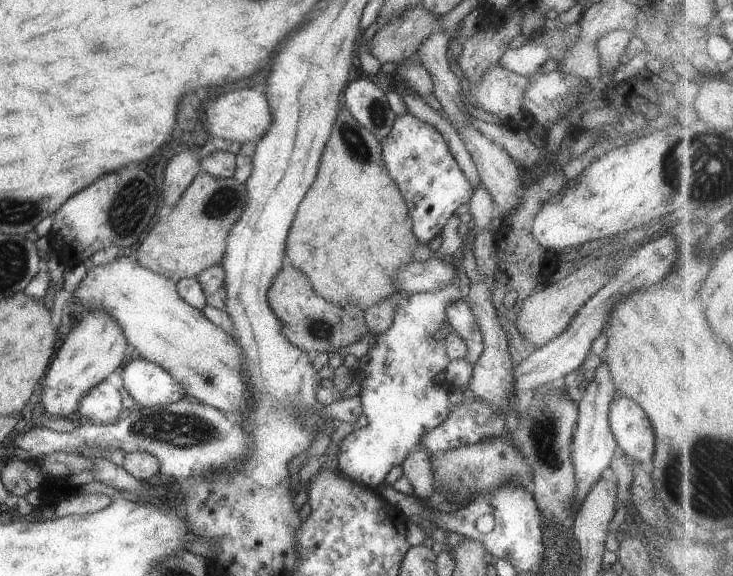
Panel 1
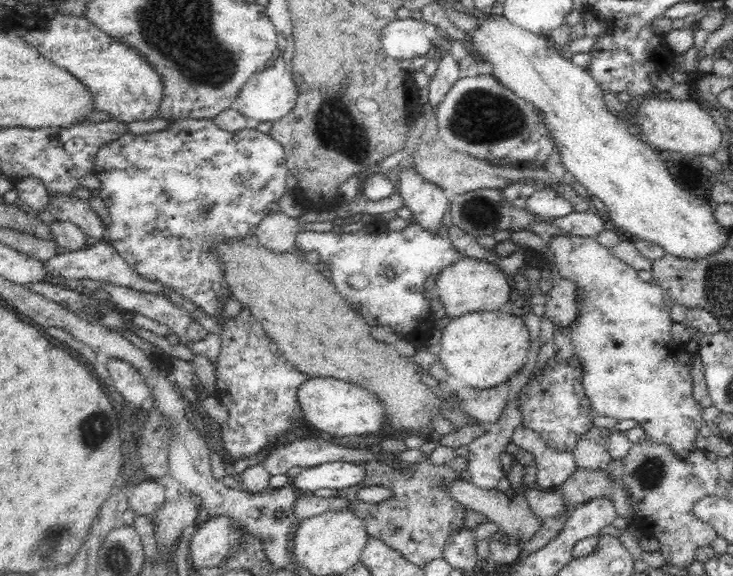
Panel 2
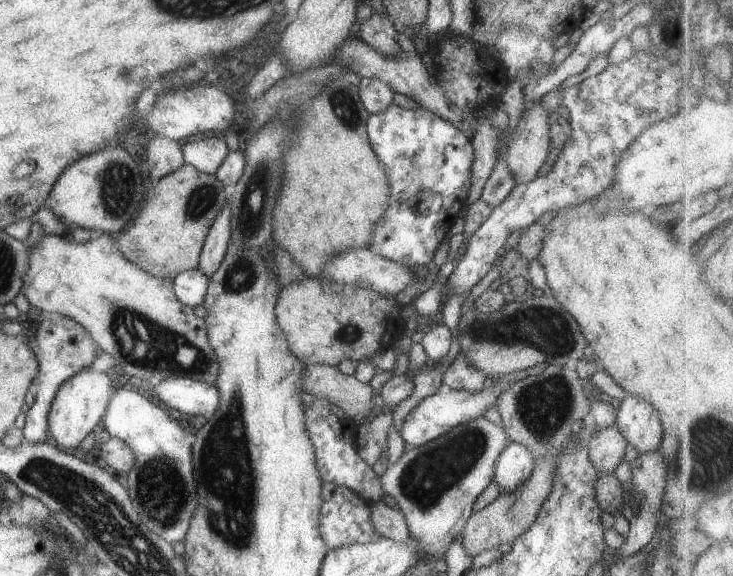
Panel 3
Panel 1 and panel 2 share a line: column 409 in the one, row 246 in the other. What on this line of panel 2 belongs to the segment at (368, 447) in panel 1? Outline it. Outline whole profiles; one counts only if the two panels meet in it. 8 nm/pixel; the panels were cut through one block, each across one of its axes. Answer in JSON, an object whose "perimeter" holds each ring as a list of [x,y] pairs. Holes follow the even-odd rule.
{"perimeter":[[[410,222],[410,225],[400,232],[390,230],[376,230],[366,232],[358,230],[350,234],[337,232],[300,231],[295,241],[295,247],[299,252],[316,251],[322,262],[327,263],[332,272],[331,281],[343,300],[356,308],[359,314],[364,316],[365,321],[371,326],[388,327],[392,332],[413,344],[415,347],[427,345],[434,330],[433,316],[430,300],[424,296],[425,282],[431,276],[438,276],[448,266],[456,264],[465,258],[463,252],[454,248],[452,242],[441,234],[433,234],[425,230],[420,223]]]}

